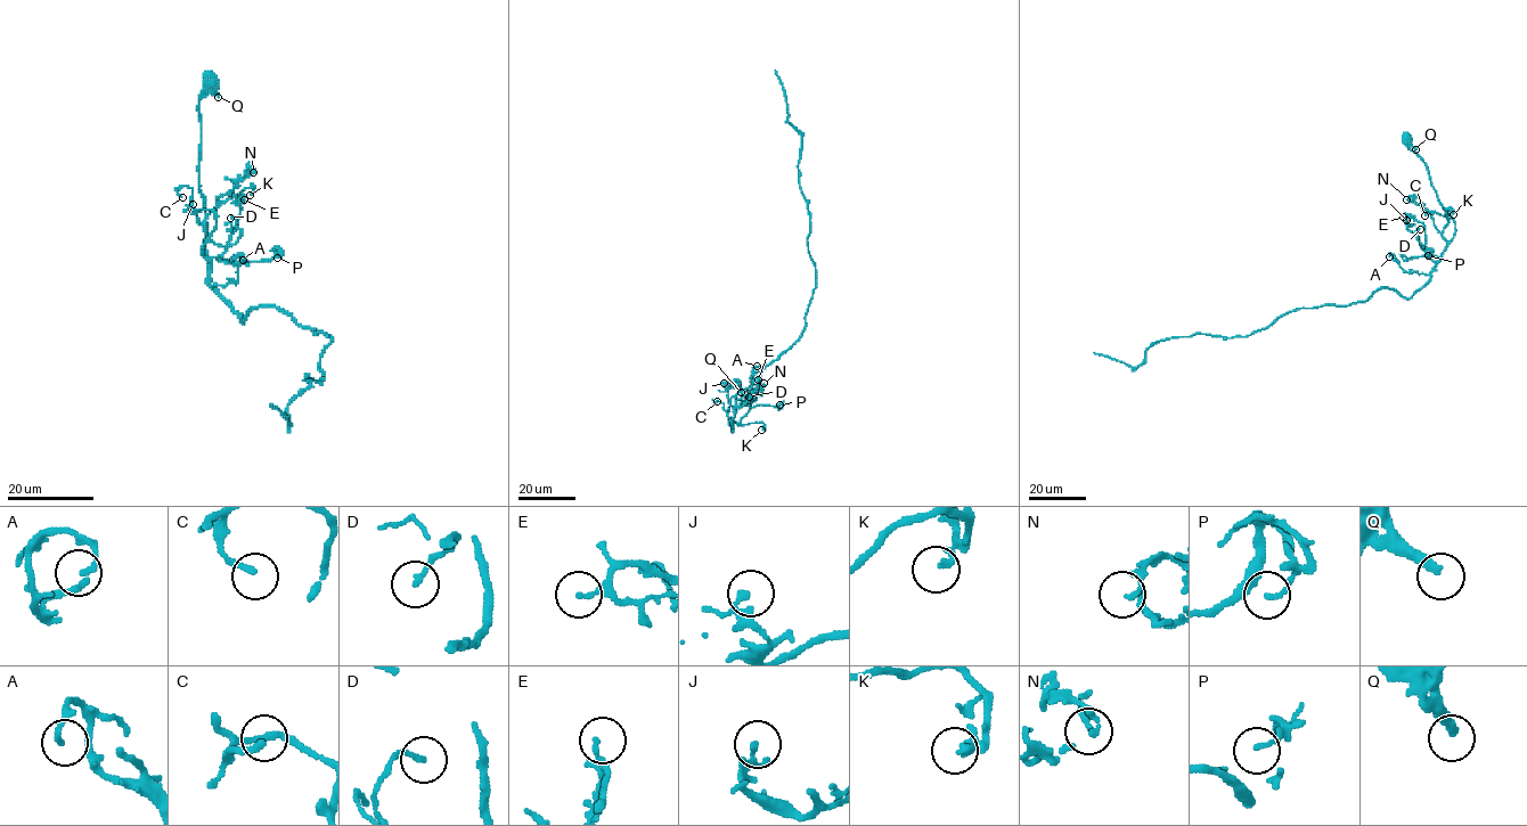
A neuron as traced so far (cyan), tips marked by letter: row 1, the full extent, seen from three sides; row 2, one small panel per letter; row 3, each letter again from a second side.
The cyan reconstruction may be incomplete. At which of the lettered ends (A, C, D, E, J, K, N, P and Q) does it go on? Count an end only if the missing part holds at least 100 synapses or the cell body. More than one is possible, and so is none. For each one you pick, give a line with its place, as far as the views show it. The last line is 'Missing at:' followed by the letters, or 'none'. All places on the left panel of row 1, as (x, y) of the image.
Missing at: none

